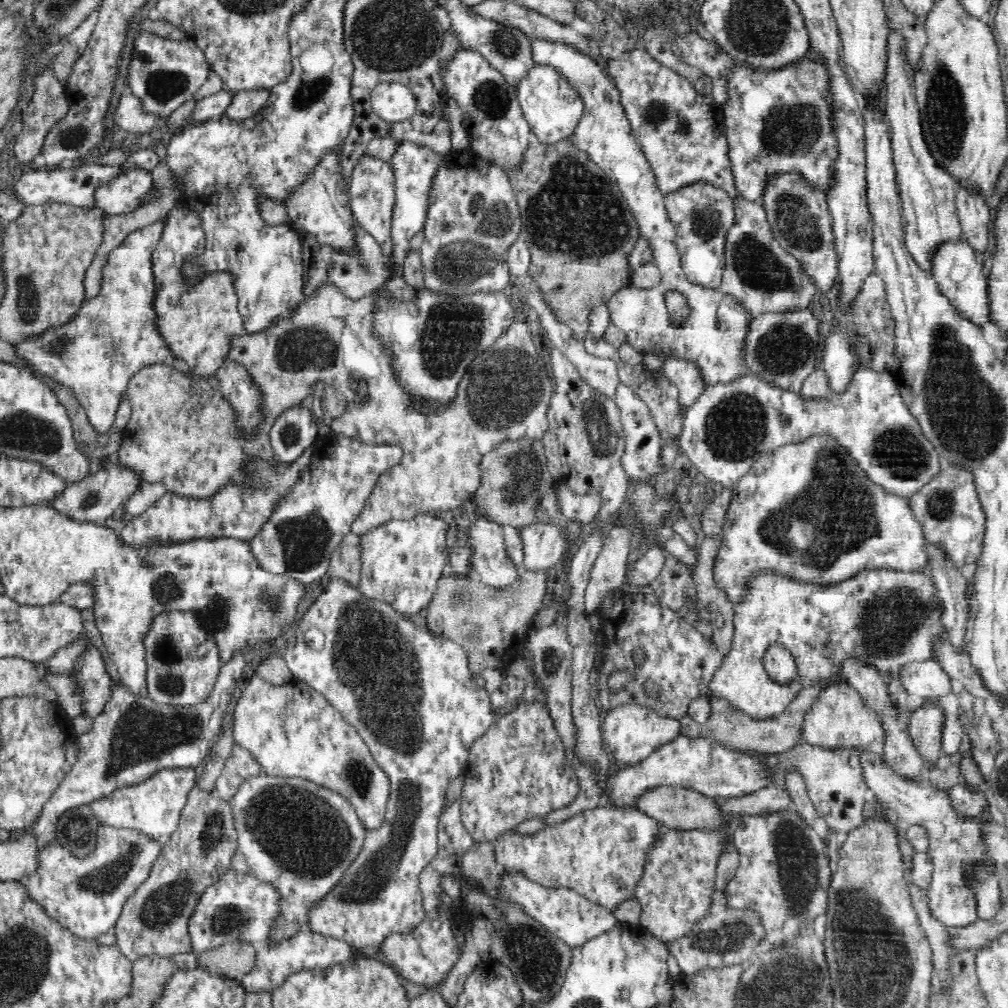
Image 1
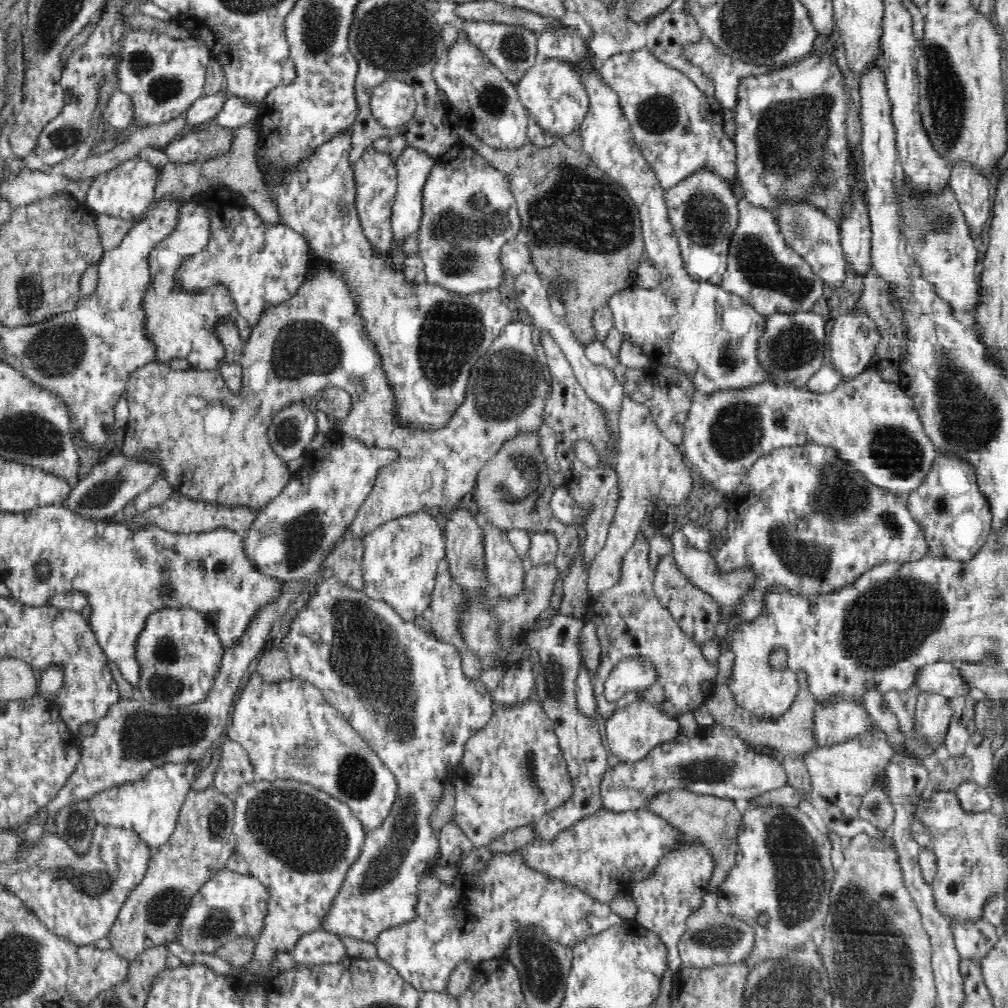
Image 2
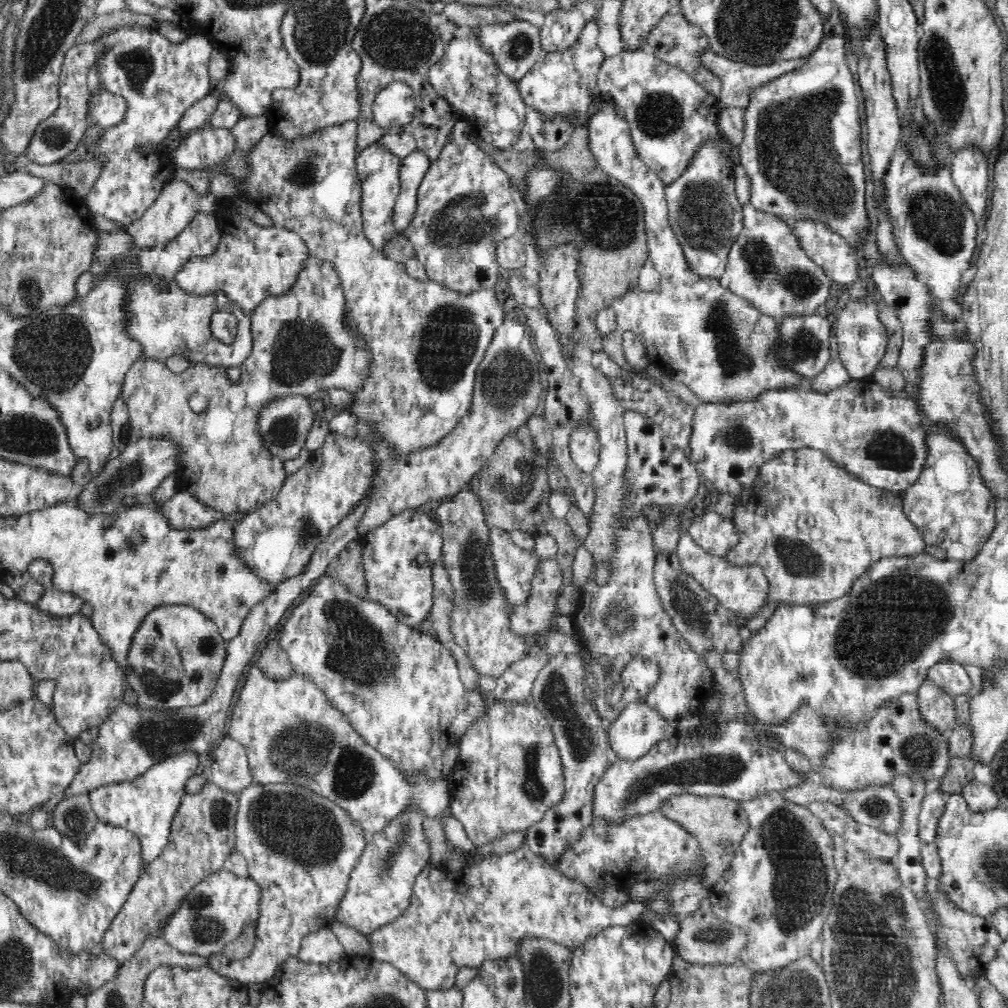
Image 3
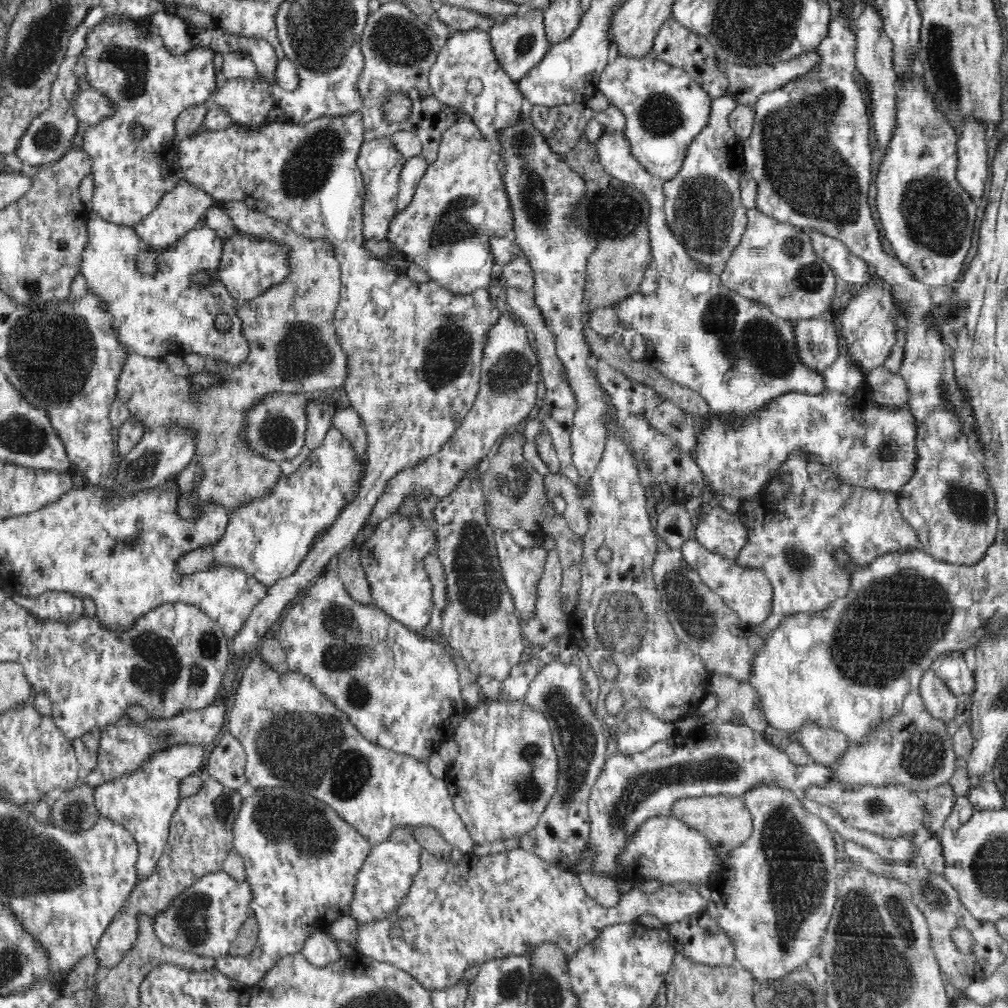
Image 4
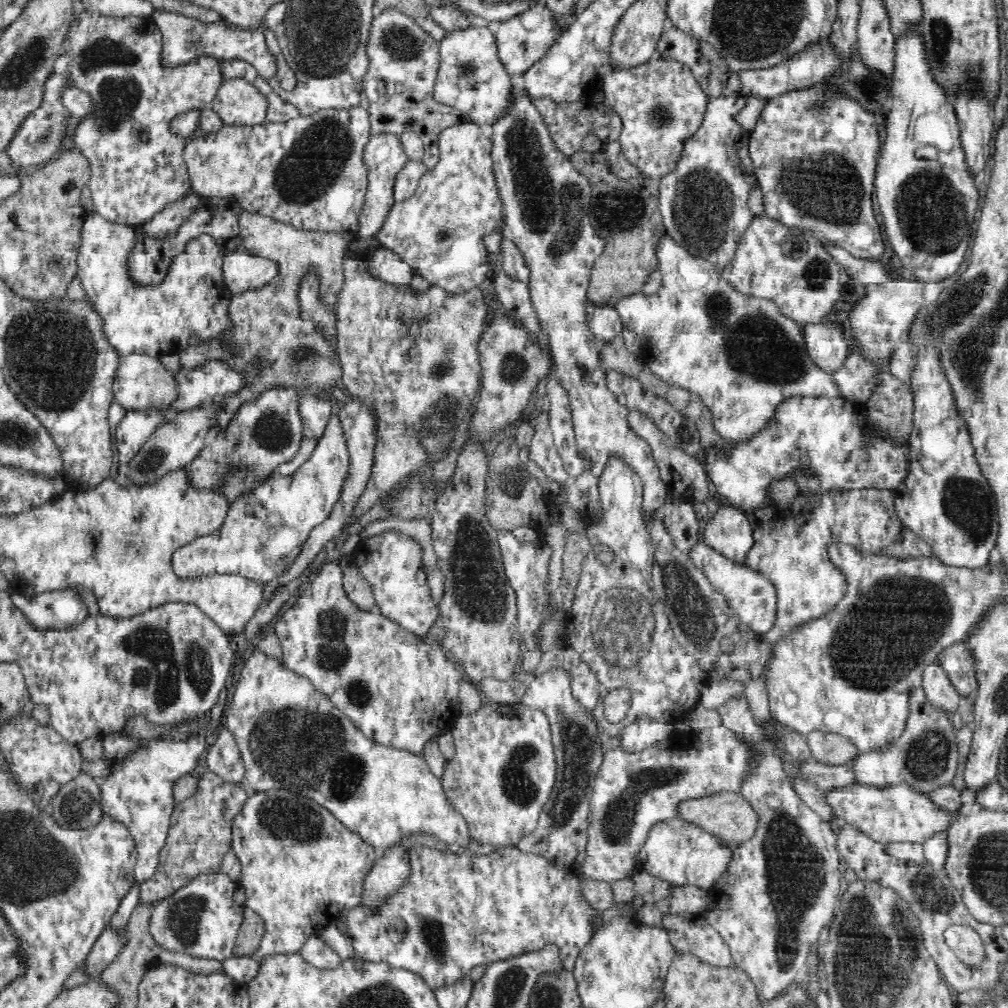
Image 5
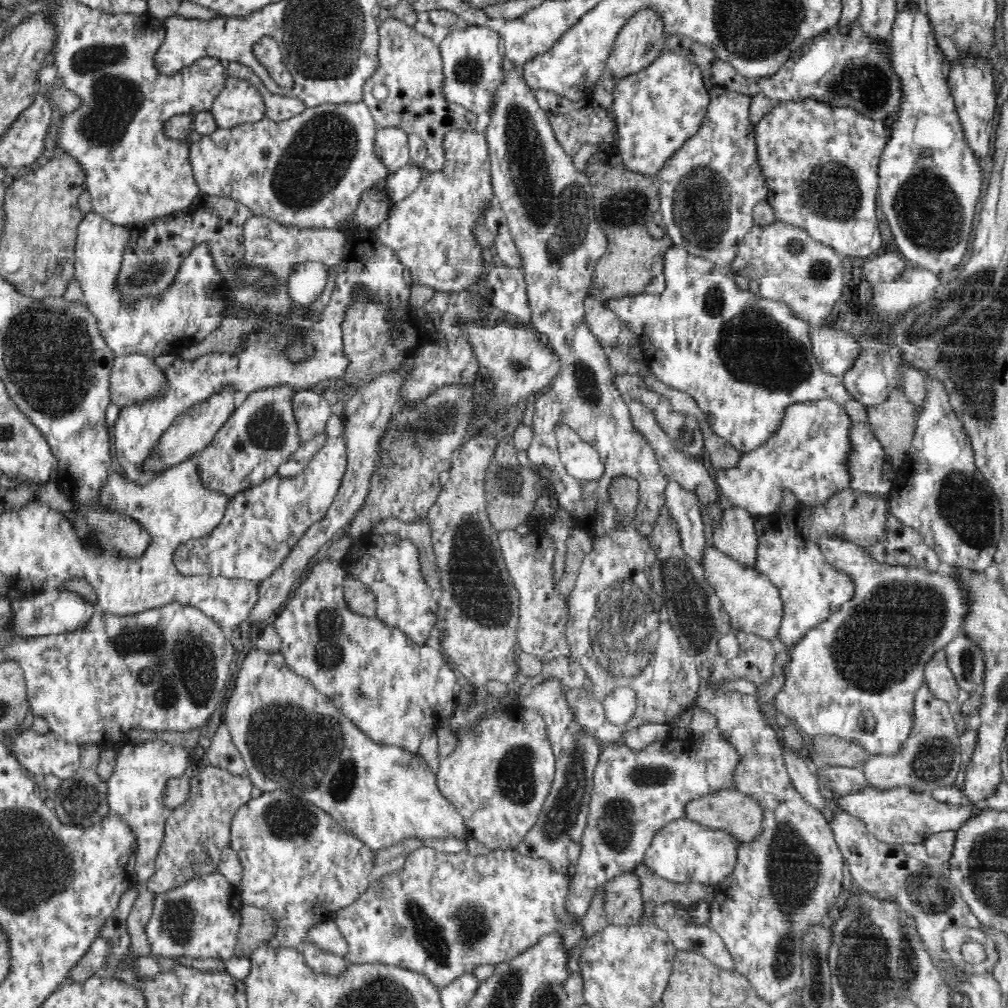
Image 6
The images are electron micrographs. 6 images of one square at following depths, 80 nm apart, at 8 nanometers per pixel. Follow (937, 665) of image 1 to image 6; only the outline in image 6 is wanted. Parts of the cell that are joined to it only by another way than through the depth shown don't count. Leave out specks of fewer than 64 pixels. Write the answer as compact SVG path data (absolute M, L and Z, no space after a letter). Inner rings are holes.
M966 634L956 635L946 646L949 667L963 694L984 684L986 653L976 641Z

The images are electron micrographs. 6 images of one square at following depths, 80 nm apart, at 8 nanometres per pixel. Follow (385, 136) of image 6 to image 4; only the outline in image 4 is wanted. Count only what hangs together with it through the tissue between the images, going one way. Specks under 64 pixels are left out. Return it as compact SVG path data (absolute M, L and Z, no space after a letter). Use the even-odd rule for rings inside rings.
M392 137L365 141L360 148L358 167L364 177L366 194L363 204L363 238L385 240L392 215L397 211L398 179L407 158L396 149Z

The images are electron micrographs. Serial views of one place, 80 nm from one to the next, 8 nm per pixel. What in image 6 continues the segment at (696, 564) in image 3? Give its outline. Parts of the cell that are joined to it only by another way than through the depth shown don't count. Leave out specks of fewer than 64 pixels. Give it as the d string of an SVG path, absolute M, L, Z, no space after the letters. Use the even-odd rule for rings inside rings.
M714 546L706 548L704 576L716 596L720 598L724 610L728 610L730 632L718 640L720 654L726 660L733 660L739 653L738 632L756 634L764 640L776 640L780 636L780 626L784 618L784 605L777 586L762 572L744 567L737 560L720 552Z

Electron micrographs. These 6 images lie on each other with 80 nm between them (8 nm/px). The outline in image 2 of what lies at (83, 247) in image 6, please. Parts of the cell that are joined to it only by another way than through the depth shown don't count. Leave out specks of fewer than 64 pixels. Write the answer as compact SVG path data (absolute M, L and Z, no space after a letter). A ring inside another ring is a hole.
M188 201L182 208L178 228L168 238L159 242L147 255L150 284L142 294L143 333L154 345L154 361L168 363L178 357L187 359L190 368L216 370L226 363L224 345L215 331L221 317L228 316L237 326L242 342L248 342L250 324L241 317L236 305L224 287L206 290L197 296L190 296L176 285L175 272L186 258L199 257L206 250L210 239L210 217L208 209L200 202Z

